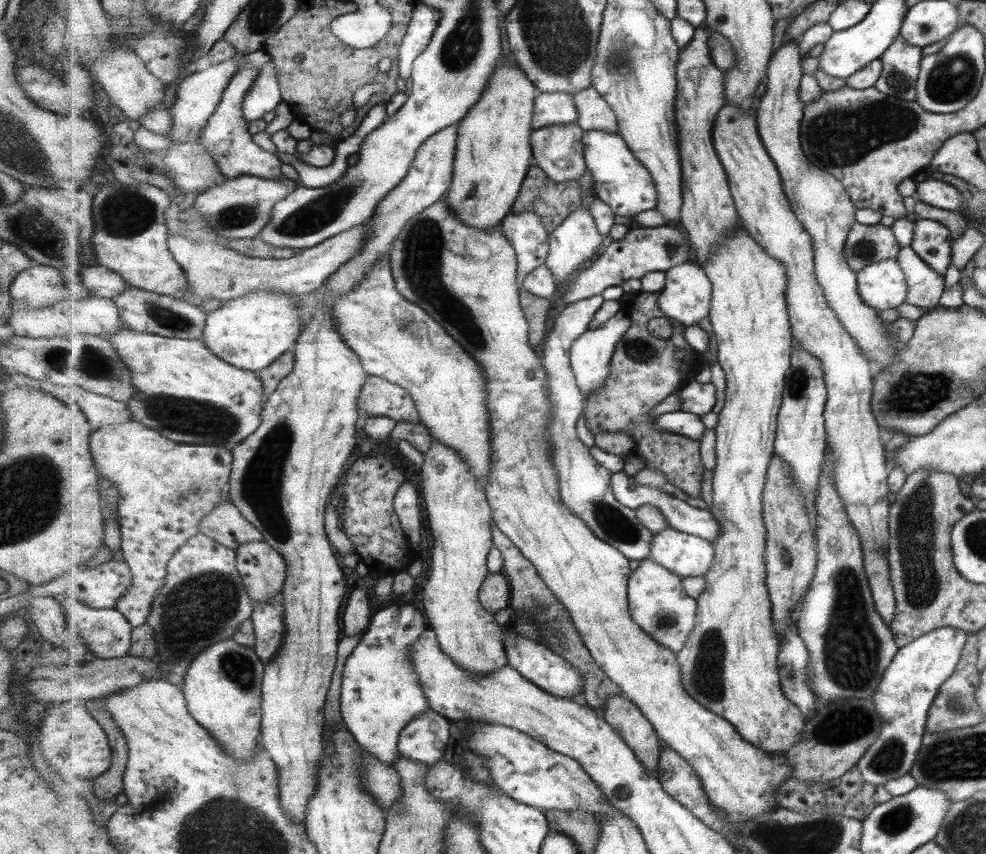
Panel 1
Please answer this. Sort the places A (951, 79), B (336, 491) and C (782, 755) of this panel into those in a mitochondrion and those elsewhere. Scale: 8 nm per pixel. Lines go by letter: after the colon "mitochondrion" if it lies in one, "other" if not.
A: mitochondrion
B: other
C: other

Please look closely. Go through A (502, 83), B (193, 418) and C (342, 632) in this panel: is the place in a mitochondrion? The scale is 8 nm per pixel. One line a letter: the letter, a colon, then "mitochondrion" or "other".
A: other
B: mitochondrion
C: other

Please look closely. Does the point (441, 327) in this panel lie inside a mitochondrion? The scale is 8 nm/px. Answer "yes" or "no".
yes

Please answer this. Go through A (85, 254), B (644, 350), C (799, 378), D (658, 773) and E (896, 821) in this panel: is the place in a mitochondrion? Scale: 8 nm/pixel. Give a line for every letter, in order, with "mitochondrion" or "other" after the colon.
A: mitochondrion
B: mitochondrion
C: mitochondrion
D: other
E: mitochondrion

